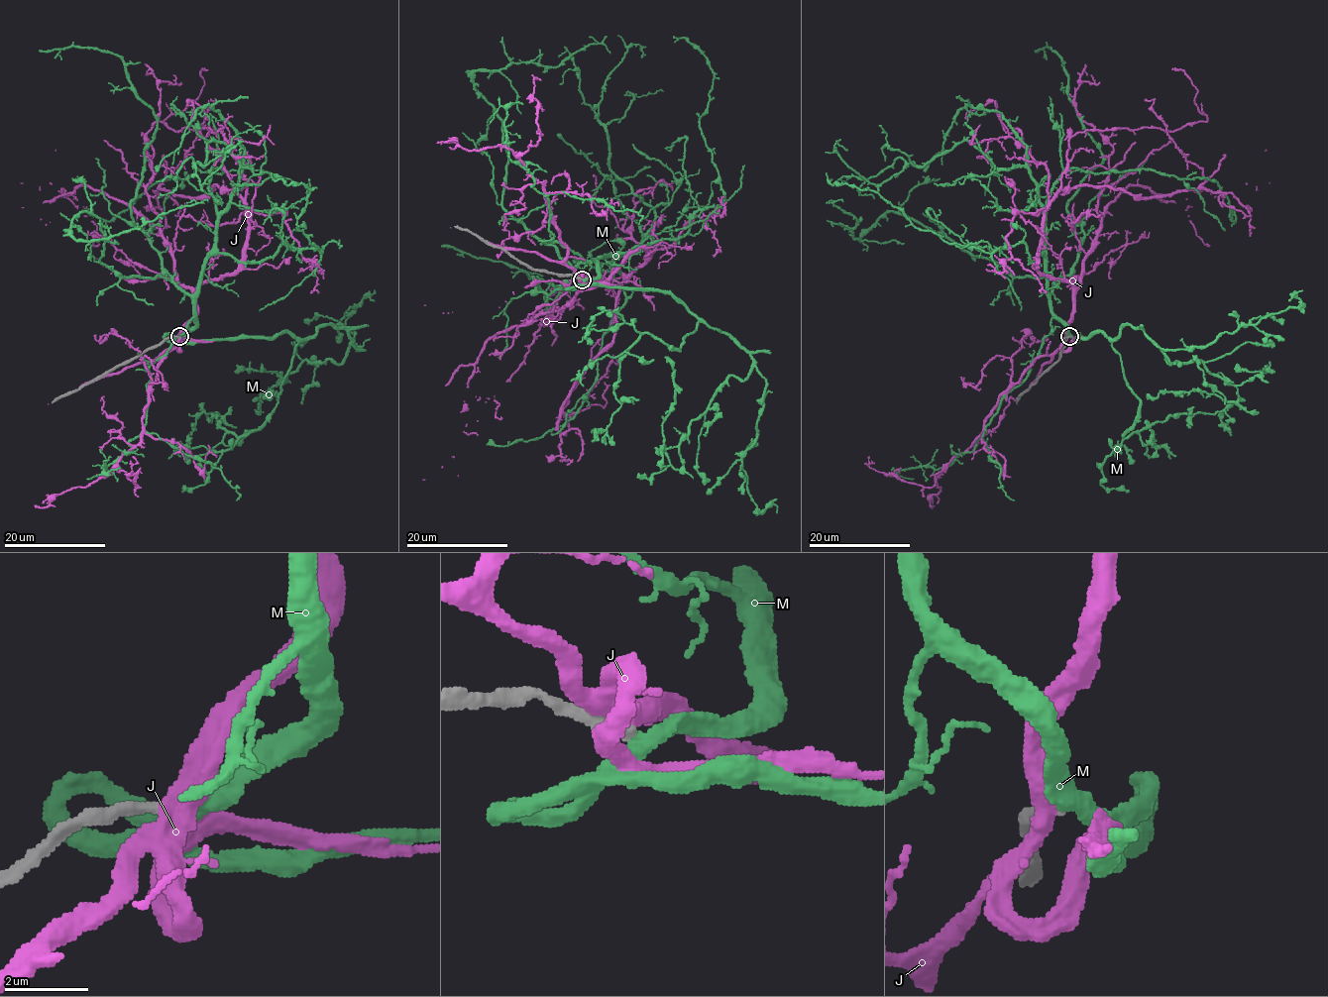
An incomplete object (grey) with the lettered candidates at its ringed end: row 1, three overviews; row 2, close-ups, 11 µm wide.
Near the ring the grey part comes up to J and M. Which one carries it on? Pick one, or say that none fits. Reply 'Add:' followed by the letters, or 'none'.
Add: M

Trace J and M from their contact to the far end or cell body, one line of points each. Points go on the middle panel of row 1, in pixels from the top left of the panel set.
J: (580, 277), (602, 283), (650, 253), (608, 280), (615, 311), (563, 415), (604, 407), (604, 383)
M: (583, 279), (594, 260), (570, 266), (503, 206), (502, 123), (474, 73), (610, 53)

